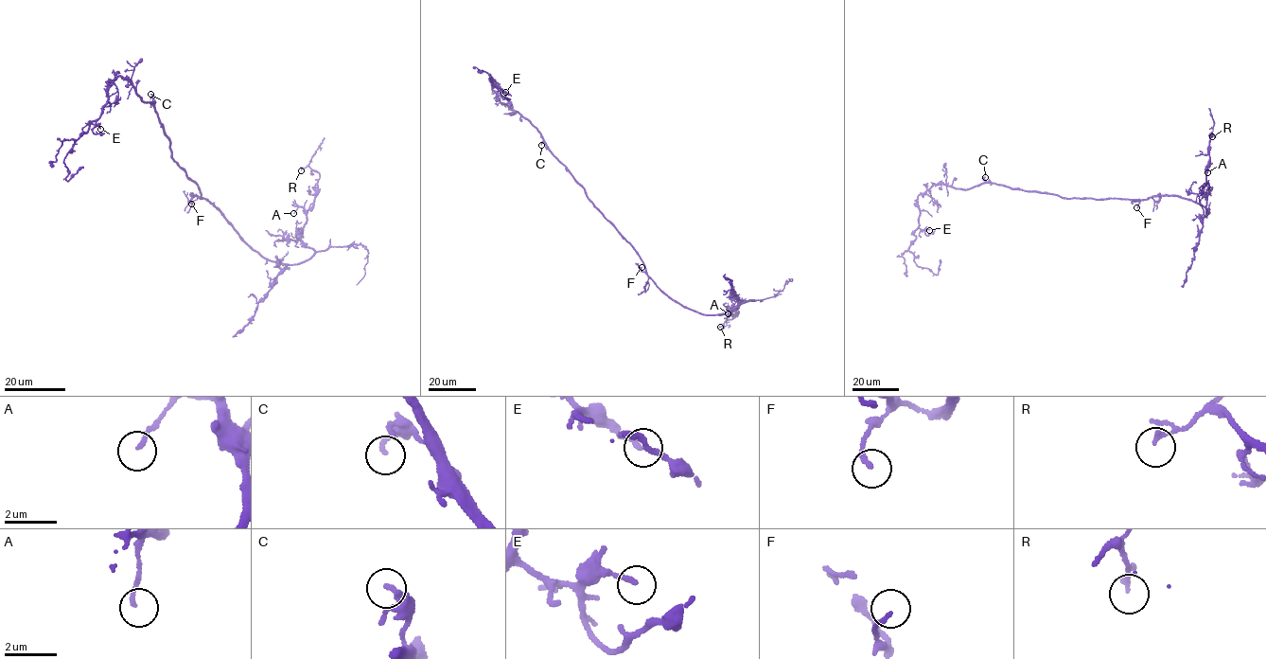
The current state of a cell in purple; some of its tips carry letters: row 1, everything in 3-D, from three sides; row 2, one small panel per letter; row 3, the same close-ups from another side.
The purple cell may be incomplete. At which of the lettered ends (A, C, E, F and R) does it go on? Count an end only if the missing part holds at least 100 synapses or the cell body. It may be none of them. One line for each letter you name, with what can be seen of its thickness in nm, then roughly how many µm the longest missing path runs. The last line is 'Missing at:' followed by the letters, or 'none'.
Missing at: none

